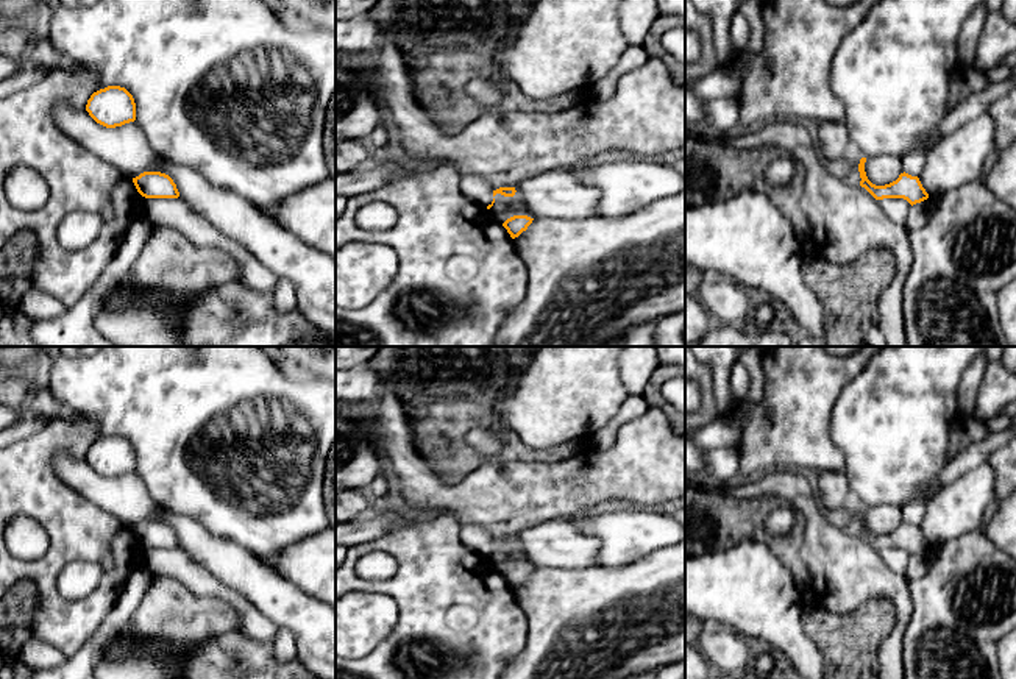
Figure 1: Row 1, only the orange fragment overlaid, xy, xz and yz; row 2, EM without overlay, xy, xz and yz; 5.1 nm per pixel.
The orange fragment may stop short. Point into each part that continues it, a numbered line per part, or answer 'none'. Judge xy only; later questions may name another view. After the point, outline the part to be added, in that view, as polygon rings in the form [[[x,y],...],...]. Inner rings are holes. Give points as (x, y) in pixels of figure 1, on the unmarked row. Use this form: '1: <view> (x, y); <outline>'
none

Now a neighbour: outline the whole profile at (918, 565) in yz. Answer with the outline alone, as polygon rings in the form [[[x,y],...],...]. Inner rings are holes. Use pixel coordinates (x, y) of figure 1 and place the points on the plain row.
[[[930,546],[921,553],[913,554],[908,560],[905,578],[908,581],[913,581],[924,576],[929,571],[933,560],[935,551]]]

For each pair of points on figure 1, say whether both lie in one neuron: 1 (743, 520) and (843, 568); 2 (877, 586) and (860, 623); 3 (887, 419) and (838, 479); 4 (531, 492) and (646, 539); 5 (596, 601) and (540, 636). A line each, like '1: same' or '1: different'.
1: different
2: different
3: different
4: different
5: same

